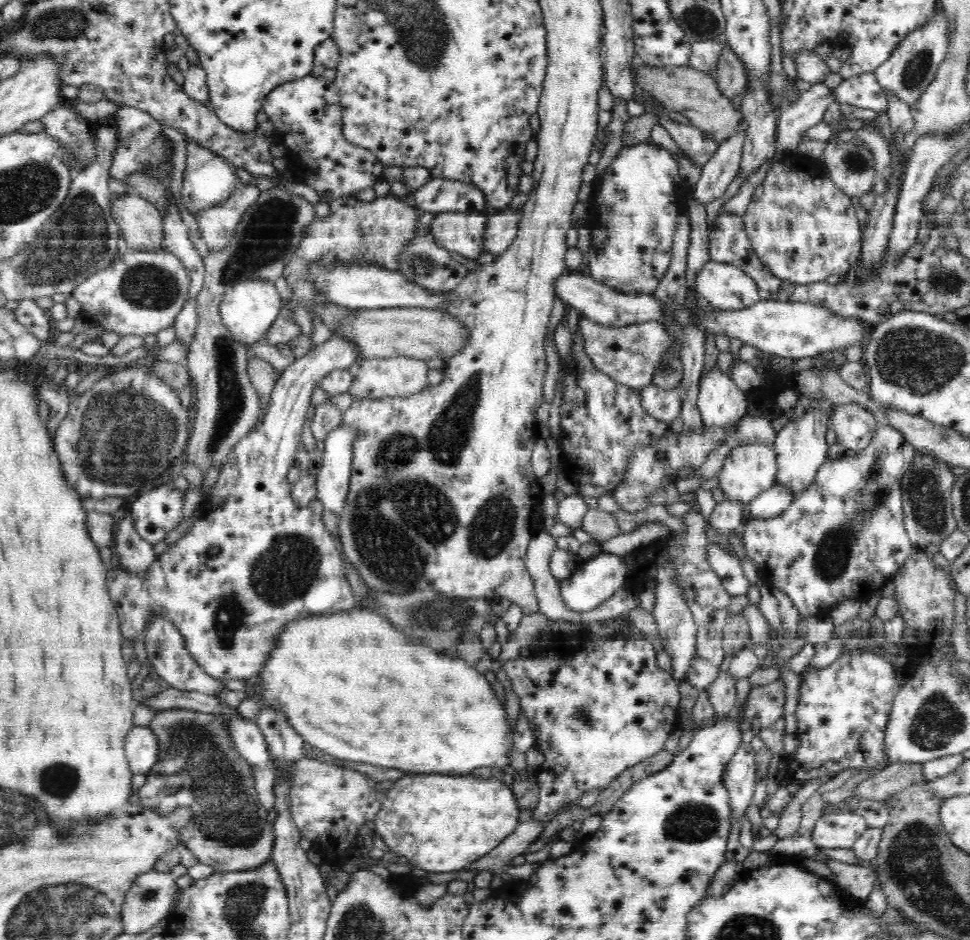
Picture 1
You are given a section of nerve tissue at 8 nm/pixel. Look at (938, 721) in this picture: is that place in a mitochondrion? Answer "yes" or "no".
yes

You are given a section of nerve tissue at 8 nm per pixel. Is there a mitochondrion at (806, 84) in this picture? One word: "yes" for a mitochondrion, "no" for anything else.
no

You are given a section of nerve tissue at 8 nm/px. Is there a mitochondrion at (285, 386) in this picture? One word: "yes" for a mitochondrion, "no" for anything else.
no

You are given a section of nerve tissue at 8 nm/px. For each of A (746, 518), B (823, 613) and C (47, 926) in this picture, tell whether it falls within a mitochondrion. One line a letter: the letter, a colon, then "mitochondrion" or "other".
A: other
B: other
C: mitochondrion

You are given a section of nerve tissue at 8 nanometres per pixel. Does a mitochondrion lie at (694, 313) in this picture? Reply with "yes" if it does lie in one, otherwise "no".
no

